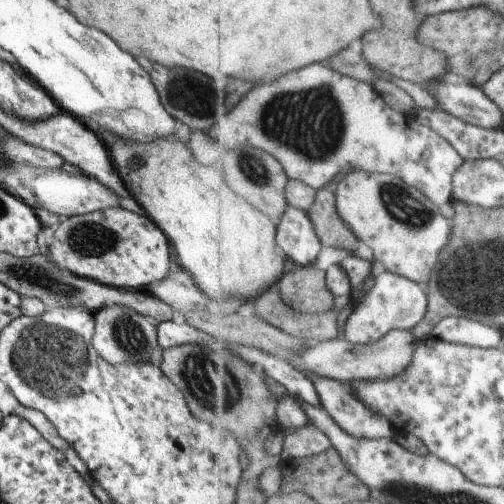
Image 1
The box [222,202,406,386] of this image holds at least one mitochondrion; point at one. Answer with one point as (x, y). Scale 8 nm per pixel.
(356, 353)

